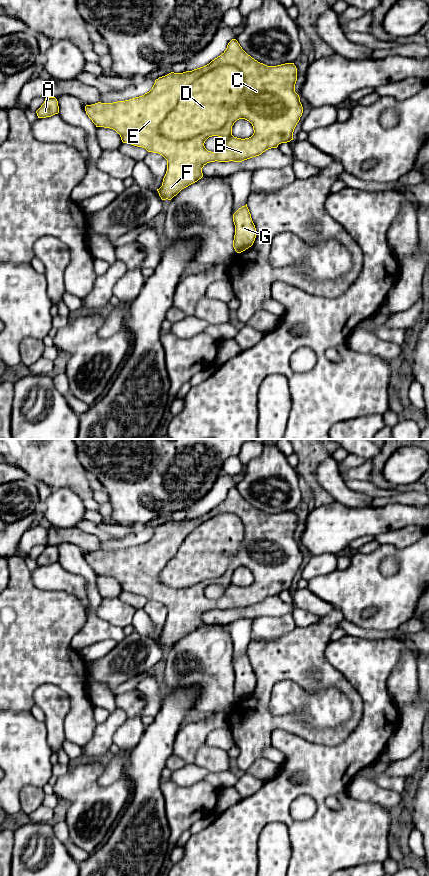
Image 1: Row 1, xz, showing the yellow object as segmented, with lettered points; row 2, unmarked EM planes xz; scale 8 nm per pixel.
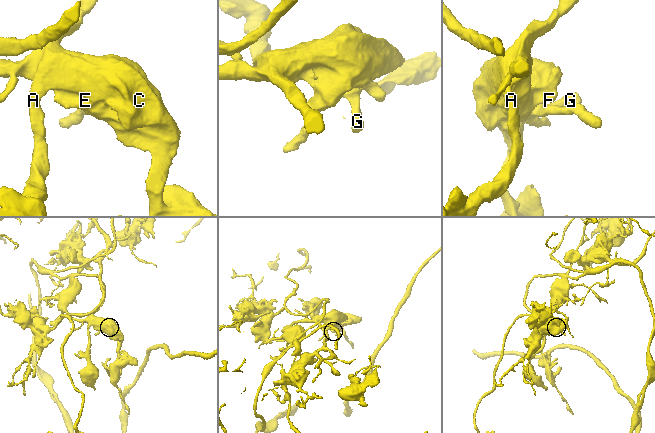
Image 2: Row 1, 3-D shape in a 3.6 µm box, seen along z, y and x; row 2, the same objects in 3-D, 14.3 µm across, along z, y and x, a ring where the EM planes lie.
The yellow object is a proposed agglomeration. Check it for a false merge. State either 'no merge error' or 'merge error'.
merge error

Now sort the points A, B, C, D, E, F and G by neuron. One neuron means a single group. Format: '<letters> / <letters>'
A B C E F G / D

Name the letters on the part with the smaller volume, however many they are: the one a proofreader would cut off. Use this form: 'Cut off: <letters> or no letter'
Cut off: D

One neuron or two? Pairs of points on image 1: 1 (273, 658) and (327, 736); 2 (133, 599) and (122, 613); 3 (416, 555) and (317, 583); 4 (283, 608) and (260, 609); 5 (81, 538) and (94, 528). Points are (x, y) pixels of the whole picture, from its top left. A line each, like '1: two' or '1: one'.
1: one
2: two
3: one
4: one
5: two

